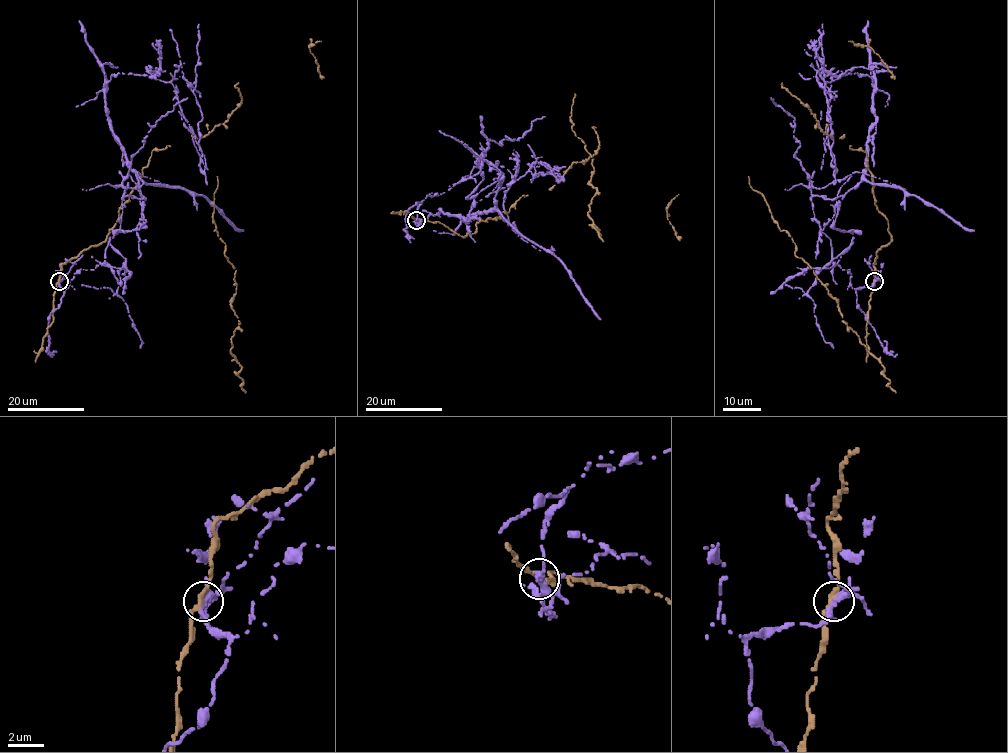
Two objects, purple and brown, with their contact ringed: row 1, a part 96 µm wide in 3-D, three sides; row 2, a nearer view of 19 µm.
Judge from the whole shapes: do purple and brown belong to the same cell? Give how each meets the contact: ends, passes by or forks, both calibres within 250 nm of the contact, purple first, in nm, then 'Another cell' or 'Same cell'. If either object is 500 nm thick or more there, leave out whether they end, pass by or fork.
At the ring purple forks. At the ring brown passes by. Thickness 260 nm (purple) against 240 nm. Another cell

